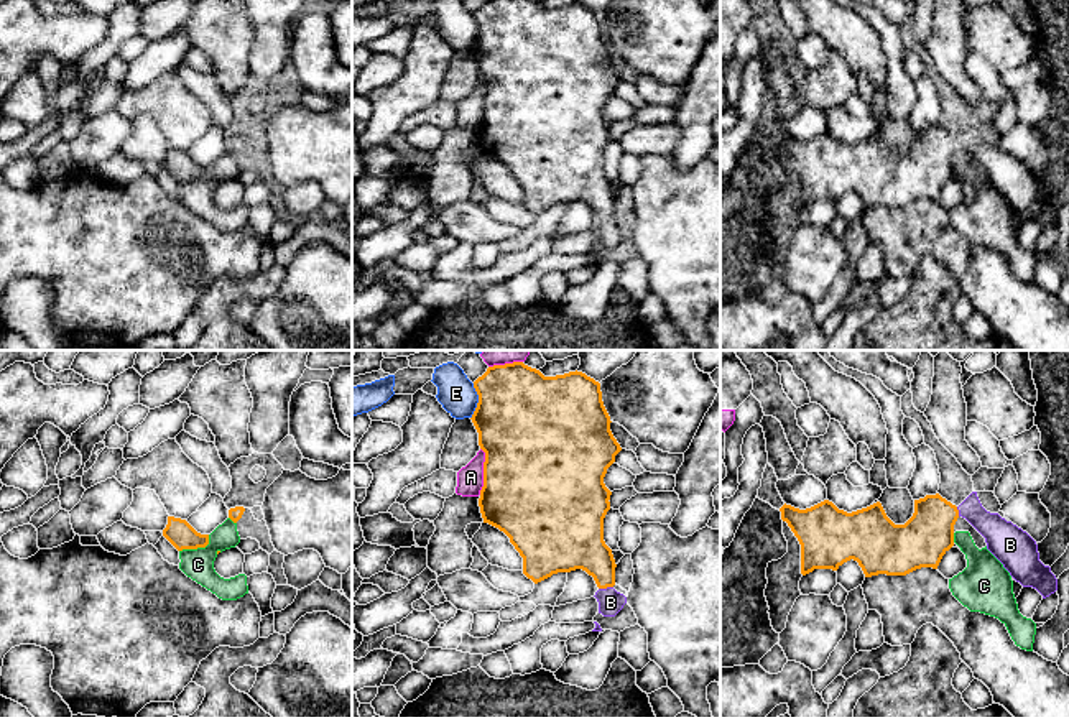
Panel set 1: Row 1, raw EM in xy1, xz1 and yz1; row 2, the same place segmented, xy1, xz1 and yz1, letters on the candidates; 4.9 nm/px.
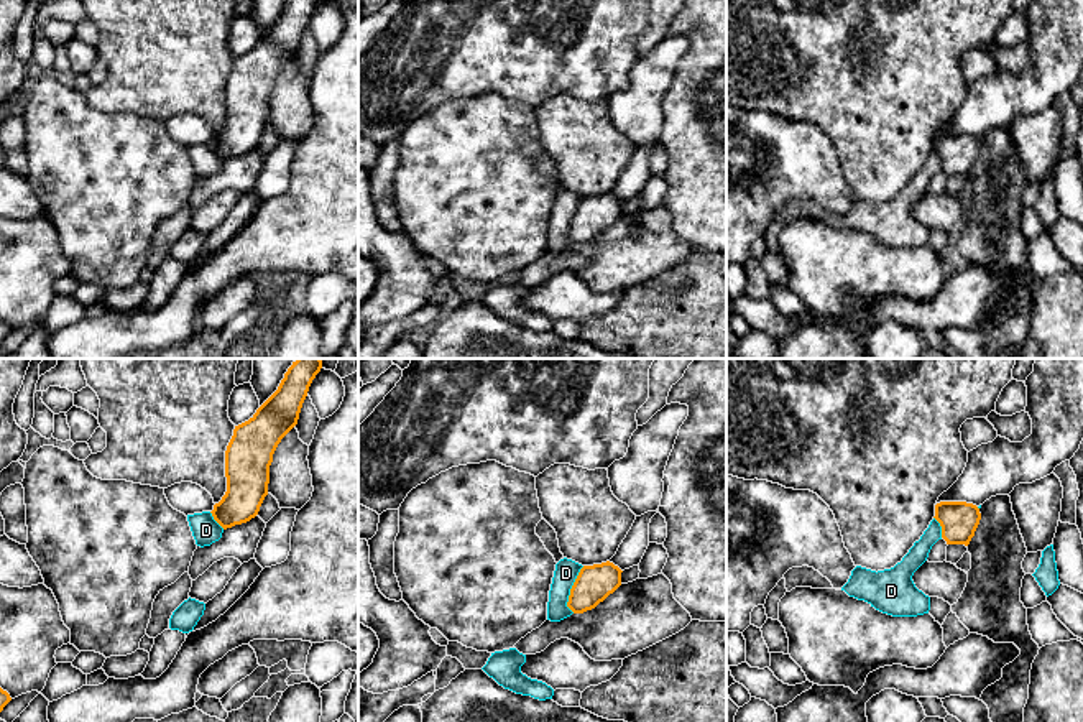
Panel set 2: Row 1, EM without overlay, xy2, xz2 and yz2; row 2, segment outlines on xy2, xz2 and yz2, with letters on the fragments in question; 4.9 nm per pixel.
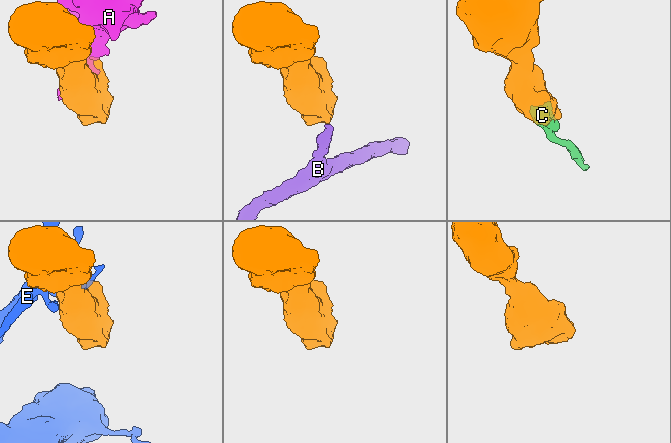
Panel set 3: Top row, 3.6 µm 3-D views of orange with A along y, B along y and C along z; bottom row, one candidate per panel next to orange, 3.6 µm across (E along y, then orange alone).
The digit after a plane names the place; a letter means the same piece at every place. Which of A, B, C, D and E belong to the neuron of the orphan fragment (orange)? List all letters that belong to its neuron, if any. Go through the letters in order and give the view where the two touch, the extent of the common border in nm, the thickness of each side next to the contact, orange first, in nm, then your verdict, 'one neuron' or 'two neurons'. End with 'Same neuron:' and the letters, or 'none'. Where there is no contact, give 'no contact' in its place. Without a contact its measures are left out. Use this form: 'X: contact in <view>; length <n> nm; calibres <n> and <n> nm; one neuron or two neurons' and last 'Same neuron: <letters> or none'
A: contact in xz1; length 240 nm; calibres 500 and 130 nm; two neurons
B: contact in xz1; length 70 nm; calibres 240 and 120 nm; one neuron
C: contact in xy1; length 170 nm; calibres 140 and 150 nm; two neurons
D: contact in xz2; length 240 nm; calibres 180 and 120 nm; two neurons
E: contact in xz1; length 180 nm; calibres 480 and 180 nm; two neurons
Same neuron: B

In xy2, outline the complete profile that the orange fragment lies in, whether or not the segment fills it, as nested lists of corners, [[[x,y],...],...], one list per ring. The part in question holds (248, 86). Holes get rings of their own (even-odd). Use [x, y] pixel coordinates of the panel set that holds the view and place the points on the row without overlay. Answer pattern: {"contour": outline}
{"contour": [[[288,0],[278,21],[245,54],[235,58],[225,82],[227,123],[210,143],[224,160],[232,160],[255,150],[268,127],[270,97],[281,71],[297,56],[309,18],[320,0]]]}

